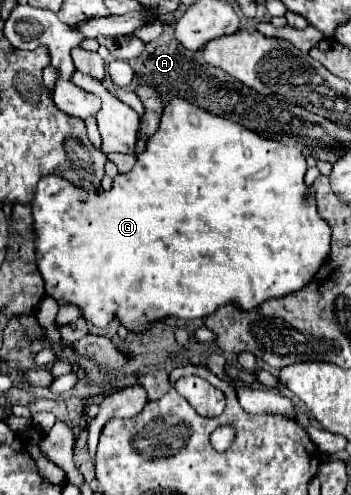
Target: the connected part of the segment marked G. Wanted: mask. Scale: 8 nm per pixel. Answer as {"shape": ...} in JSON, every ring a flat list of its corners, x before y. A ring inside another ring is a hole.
{"shape":[[172,98,164,108,160,128,152,138,148,138,146,150,138,154,134,168,126,174,118,174,108,192,78,190,78,186,66,182,66,178,58,178,56,174,48,174,42,178,42,182,38,182,34,202,30,202,30,206,34,218,34,234,38,234,38,270,42,270,42,278,46,282,46,294,60,306,72,304,80,308,84,320,96,328,106,328,112,318,116,318,126,330,144,334,152,324,170,316,184,320,204,318,230,302,242,310,252,310,270,298,282,298,282,294,302,290,302,286,314,278,318,266,326,262,326,254,330,252,330,224,320,218,314,206,314,194,310,194,310,186,304,182,306,172,305,156,296,147,284,146,278,140,260,138,260,134,238,126,238,122,230,122,228,118,218,118,206,110,198,110,184,98]]}

